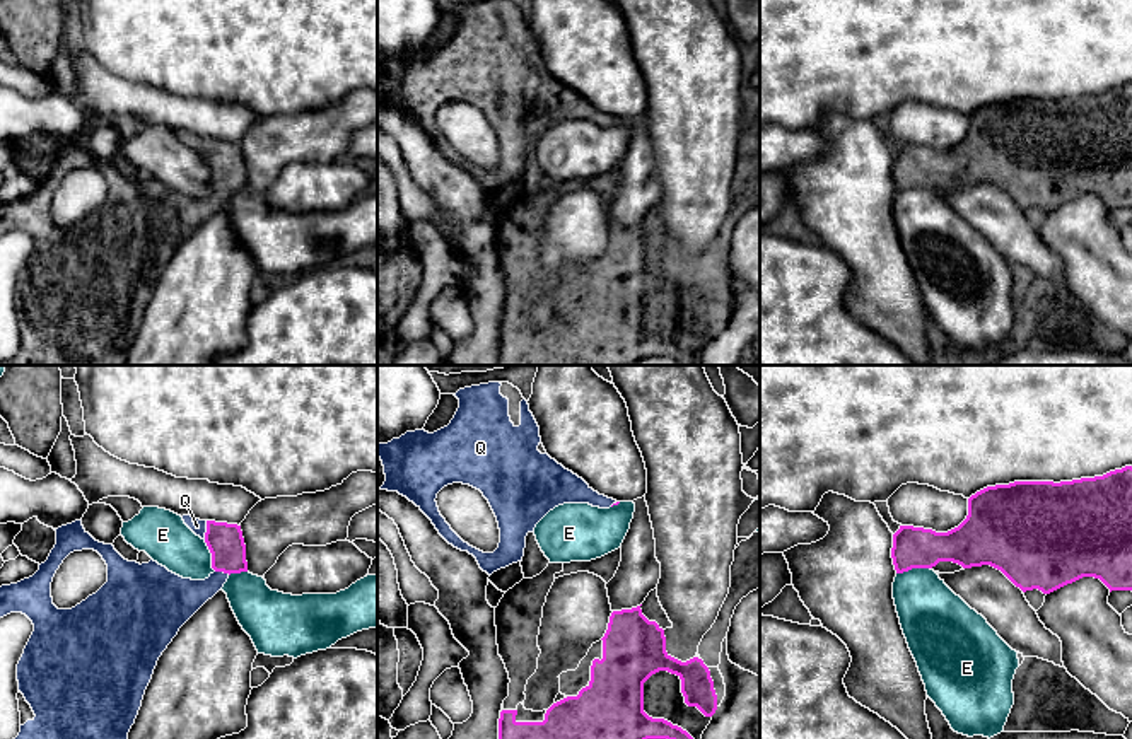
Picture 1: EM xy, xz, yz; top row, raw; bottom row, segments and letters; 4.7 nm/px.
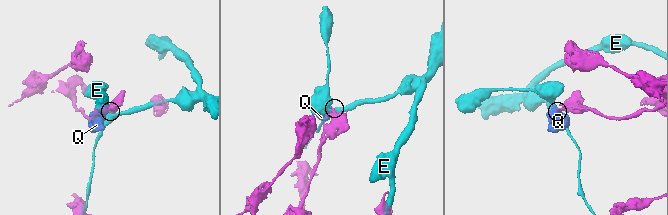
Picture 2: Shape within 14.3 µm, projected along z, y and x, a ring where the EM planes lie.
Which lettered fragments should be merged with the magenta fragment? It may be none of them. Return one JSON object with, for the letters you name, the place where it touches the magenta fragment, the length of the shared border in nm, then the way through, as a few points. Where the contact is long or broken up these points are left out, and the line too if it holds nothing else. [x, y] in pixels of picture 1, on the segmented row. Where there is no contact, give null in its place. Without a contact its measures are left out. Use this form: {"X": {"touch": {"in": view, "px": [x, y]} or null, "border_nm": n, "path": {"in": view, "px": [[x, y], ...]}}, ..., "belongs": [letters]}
{"Q": {"touch": {"in": "xy", "px": [207, 529]}, "border_nm": 90, "path": {"in": "xy", "px": [[226, 543], [207, 529], [197, 526]]}}, "belongs": ["Q"]}

